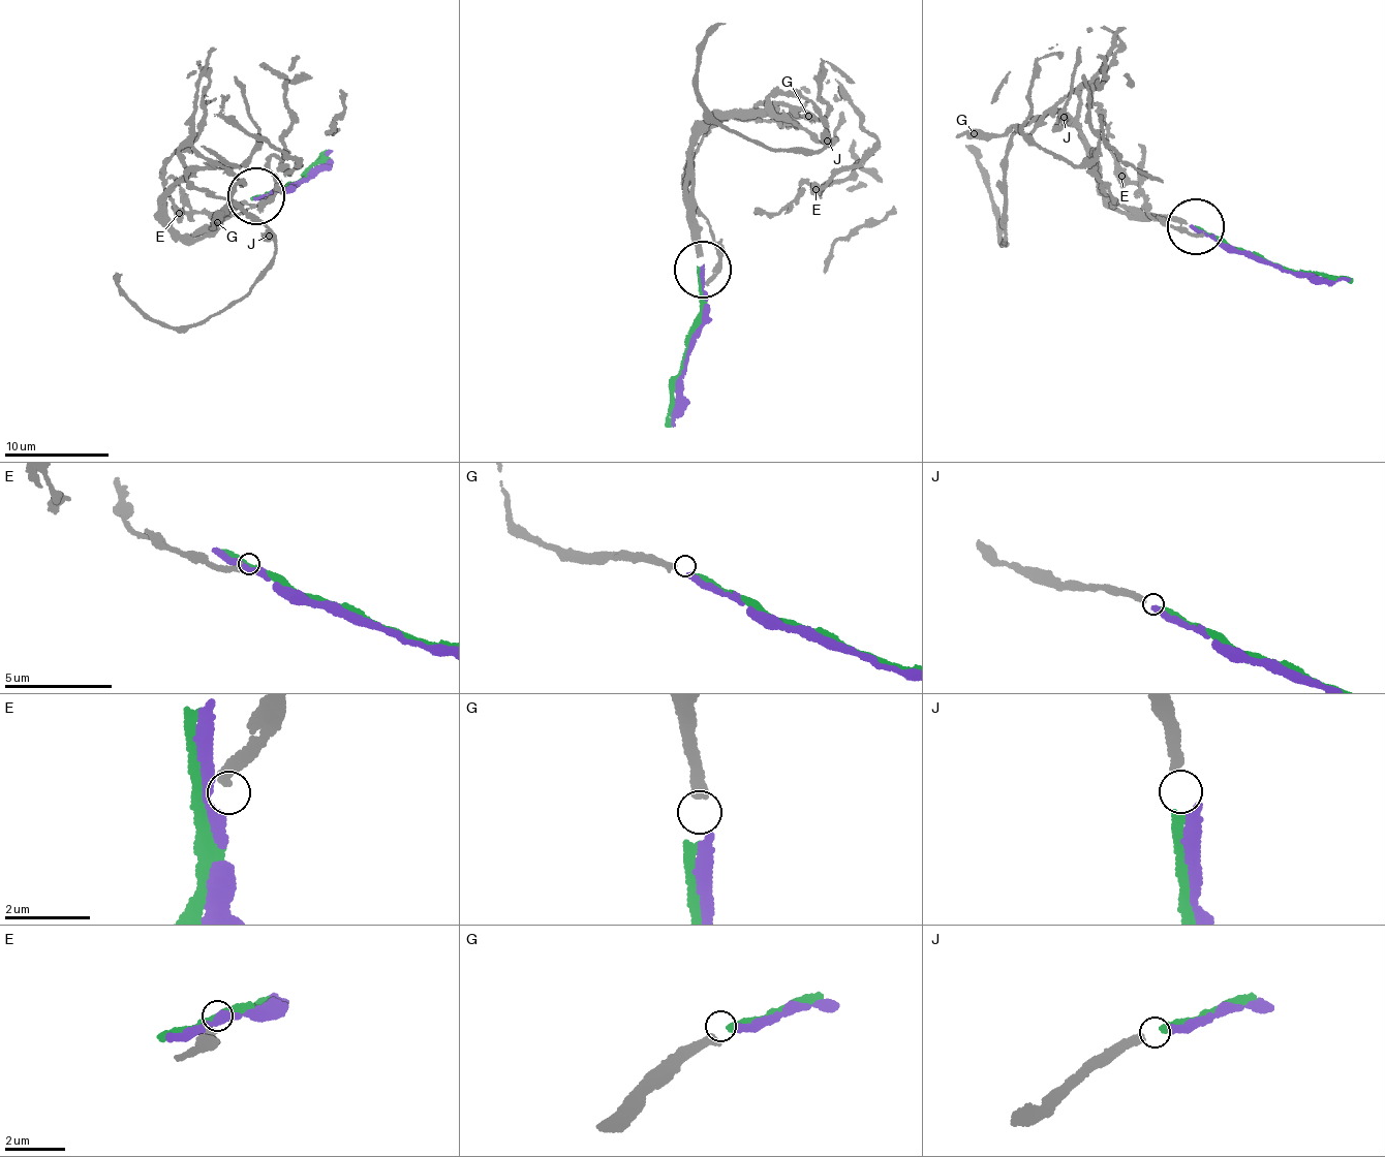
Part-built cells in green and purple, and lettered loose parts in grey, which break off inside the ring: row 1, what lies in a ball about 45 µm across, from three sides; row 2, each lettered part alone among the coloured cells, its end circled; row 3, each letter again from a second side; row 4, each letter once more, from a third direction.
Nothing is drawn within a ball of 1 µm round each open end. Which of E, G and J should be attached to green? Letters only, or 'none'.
J

